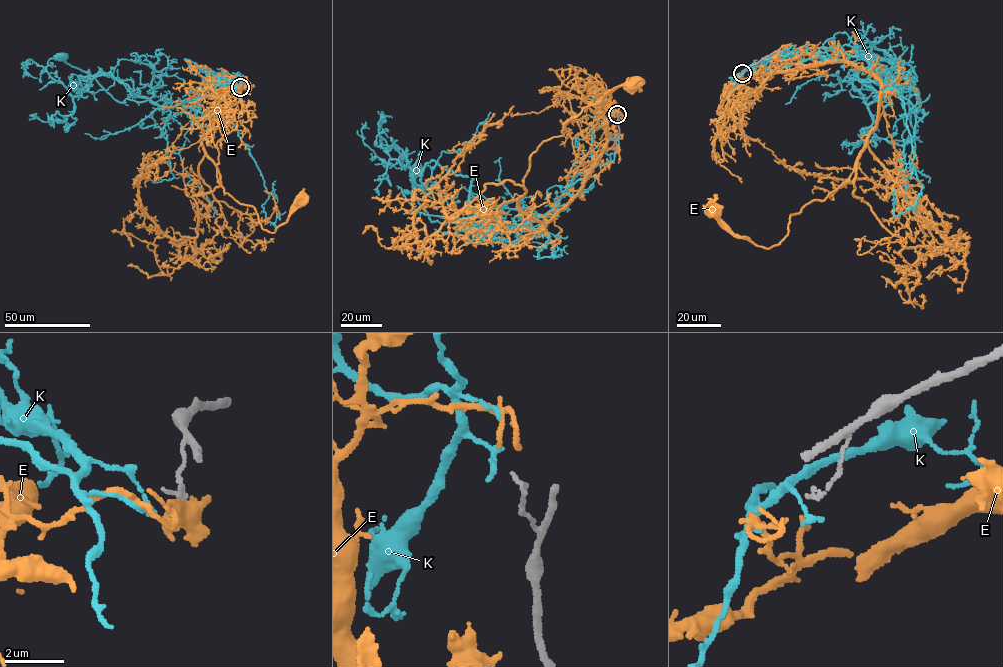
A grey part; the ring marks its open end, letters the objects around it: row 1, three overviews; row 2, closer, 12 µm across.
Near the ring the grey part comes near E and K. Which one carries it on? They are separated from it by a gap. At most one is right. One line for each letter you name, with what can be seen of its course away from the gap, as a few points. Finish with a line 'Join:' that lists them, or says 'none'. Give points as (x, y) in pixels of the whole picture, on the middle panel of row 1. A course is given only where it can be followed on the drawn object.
Join: none

